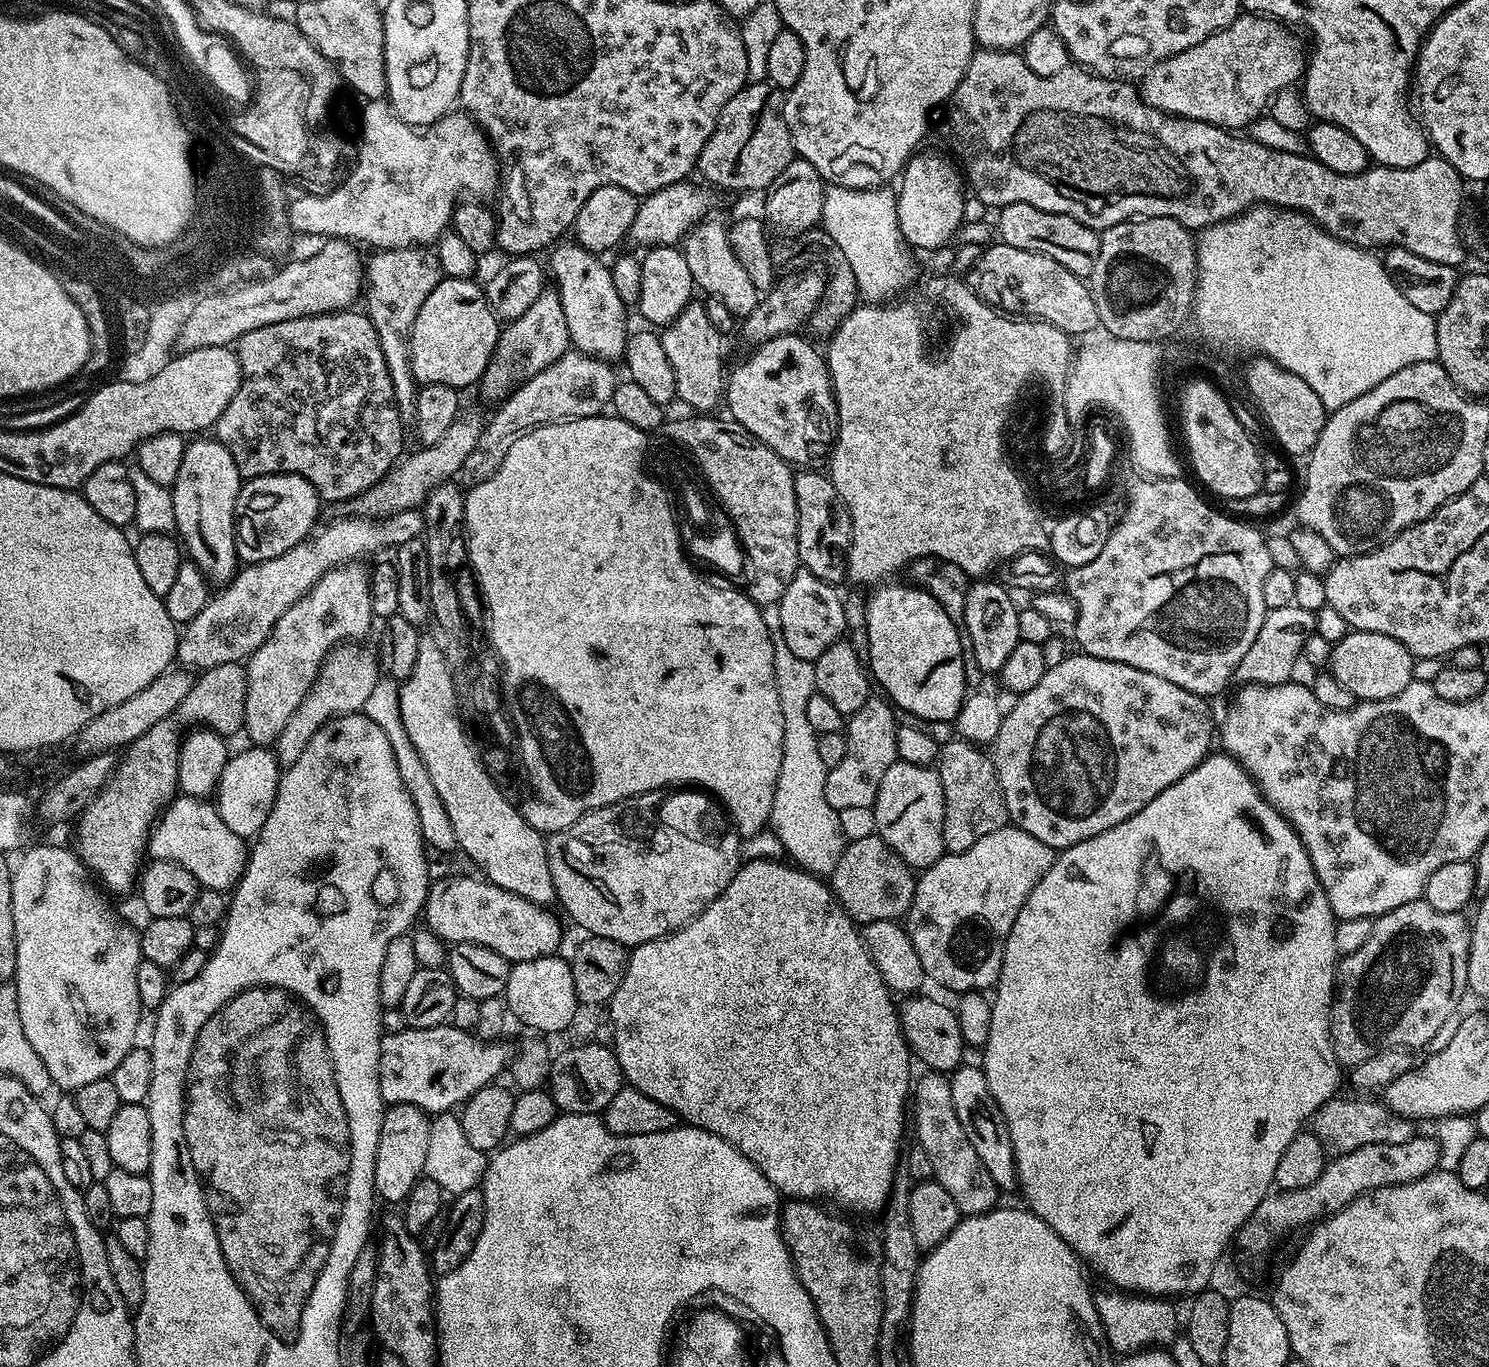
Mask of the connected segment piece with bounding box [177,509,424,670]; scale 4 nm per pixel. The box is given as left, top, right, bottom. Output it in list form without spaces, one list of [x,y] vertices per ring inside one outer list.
[[[421,509],[396,512],[392,516],[365,517],[356,514],[354,518],[344,518],[326,527],[320,534],[315,533],[312,537],[292,547],[278,558],[268,559],[266,562],[245,565],[237,571],[232,579],[223,587],[222,592],[216,593],[209,599],[206,607],[200,611],[191,622],[185,625],[179,640],[177,641],[177,661],[183,667],[190,670],[203,670],[226,662],[241,663],[252,655],[258,646],[269,637],[278,618],[282,616],[324,576],[330,569],[338,565],[355,563],[364,560],[366,556],[379,555],[380,551],[389,548],[395,549],[419,539],[424,533],[424,514]]]

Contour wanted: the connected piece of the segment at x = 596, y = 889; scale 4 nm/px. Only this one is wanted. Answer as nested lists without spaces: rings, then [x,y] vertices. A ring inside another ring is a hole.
[[[611,804],[605,808],[595,808],[592,812],[587,812],[580,819],[571,821],[568,828],[560,828],[551,837],[547,837],[548,861],[550,862],[550,878],[554,878],[554,890],[556,891],[556,899],[559,907],[564,907],[568,911],[568,916],[583,931],[590,936],[601,936],[602,938],[610,938],[614,942],[625,946],[635,946],[645,944],[651,940],[657,940],[663,936],[669,936],[671,932],[676,932],[679,928],[691,922],[702,910],[706,910],[706,906],[710,906],[710,902],[714,902],[714,898],[718,898],[718,894],[722,894],[722,890],[726,890],[726,886],[734,878],[738,867],[738,860],[735,855],[732,856],[728,852],[723,852],[719,848],[719,843],[710,840],[695,840],[694,838],[686,838],[686,834],[678,834],[678,830],[670,830],[666,825],[648,820],[639,820],[632,812],[623,812],[620,804]]]

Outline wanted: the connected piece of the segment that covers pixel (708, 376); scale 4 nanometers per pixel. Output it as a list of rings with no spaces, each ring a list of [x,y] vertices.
[[[688,304],[682,314],[678,314],[678,318],[674,318],[674,322],[659,333],[659,338],[662,350],[666,350],[666,358],[670,358],[670,366],[674,366],[676,400],[689,404],[693,413],[715,413],[719,404],[721,407],[722,397],[726,392],[725,337],[718,330],[714,330],[714,322],[710,322],[710,314],[706,314],[704,304]]]

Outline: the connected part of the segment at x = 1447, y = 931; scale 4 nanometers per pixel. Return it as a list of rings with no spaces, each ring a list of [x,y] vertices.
[[[1424,899],[1411,900],[1409,904],[1398,906],[1390,910],[1384,916],[1375,917],[1370,938],[1358,946],[1358,950],[1347,953],[1337,963],[1336,966],[1336,987],[1334,989],[1334,999],[1332,1002],[1332,1045],[1334,1054],[1340,1059],[1341,1065],[1355,1066],[1361,1064],[1366,1058],[1378,1054],[1387,1048],[1407,1048],[1417,1050],[1423,1044],[1428,1044],[1440,1032],[1440,1027],[1452,1016],[1452,1011],[1460,1004],[1460,999],[1468,992],[1468,979],[1466,978],[1466,966],[1468,965],[1468,955],[1470,954],[1470,920],[1464,912],[1443,912],[1434,910]]]

